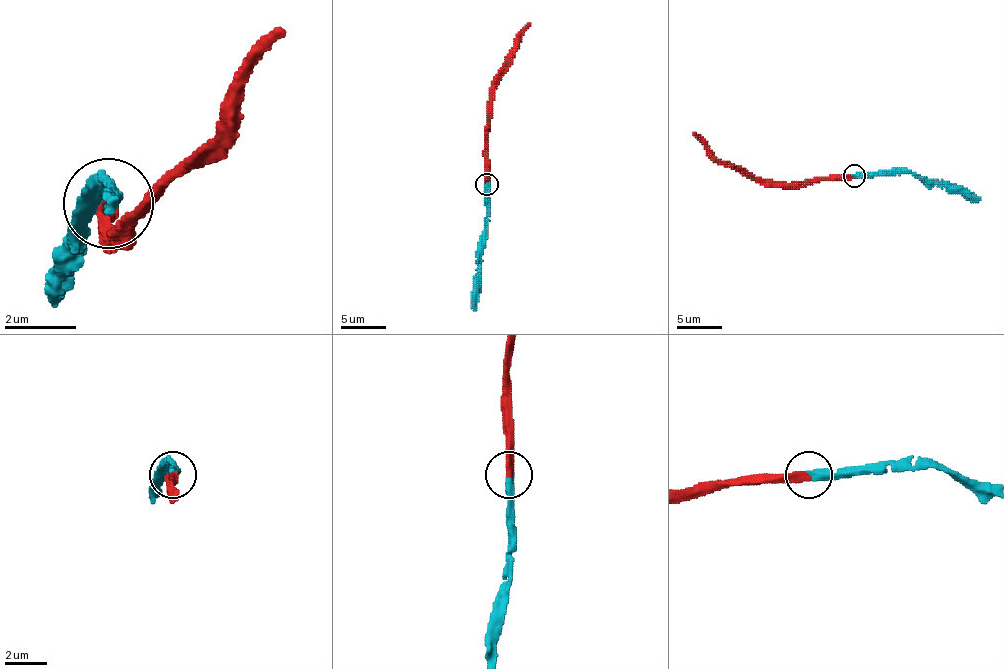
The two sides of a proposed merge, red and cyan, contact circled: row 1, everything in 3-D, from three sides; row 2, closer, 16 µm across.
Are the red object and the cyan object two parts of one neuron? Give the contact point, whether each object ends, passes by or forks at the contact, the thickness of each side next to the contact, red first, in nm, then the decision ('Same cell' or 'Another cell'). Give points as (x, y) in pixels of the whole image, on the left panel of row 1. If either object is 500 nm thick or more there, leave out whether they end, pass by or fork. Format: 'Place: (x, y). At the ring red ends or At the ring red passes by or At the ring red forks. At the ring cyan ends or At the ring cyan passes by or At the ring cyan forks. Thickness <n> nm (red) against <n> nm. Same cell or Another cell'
Place: (108, 203). At the ring red ends. At the ring cyan ends. Thickness 360 nm (red) against 380 nm. Same cell

